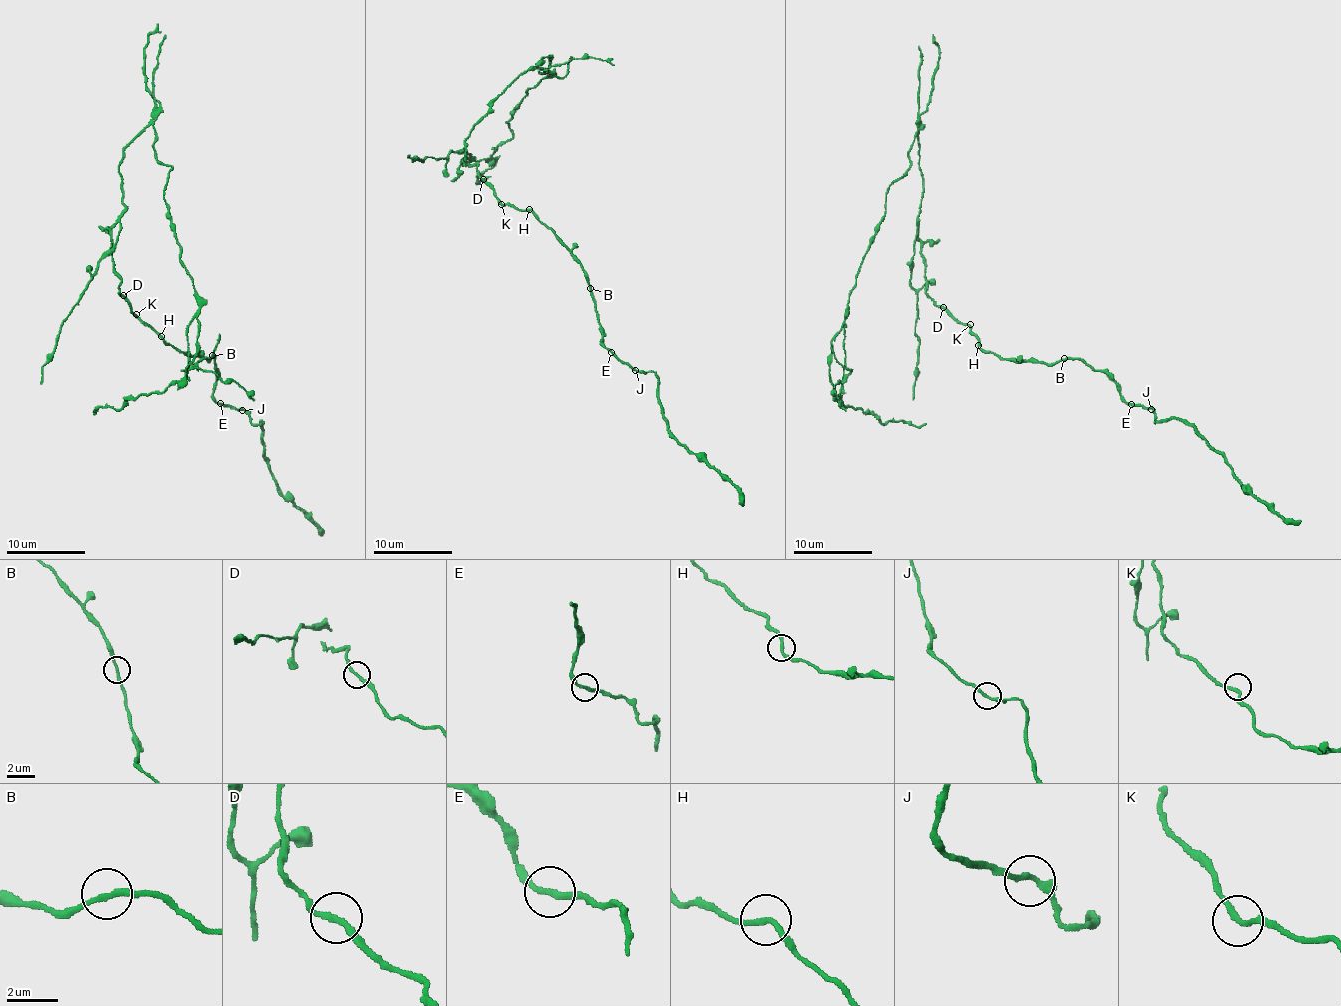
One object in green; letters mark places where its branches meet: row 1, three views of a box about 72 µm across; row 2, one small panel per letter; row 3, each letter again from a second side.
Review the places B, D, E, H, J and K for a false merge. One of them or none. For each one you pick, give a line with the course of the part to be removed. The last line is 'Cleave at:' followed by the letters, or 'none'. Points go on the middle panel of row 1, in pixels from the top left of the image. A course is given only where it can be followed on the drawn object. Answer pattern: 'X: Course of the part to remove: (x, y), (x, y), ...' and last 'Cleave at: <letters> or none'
D: Course of the part to remove: (483, 179), (462, 160), (479, 162), (513, 137), (507, 121), (549, 73), (520, 74), (472, 127), (466, 160)
Cleave at: D

